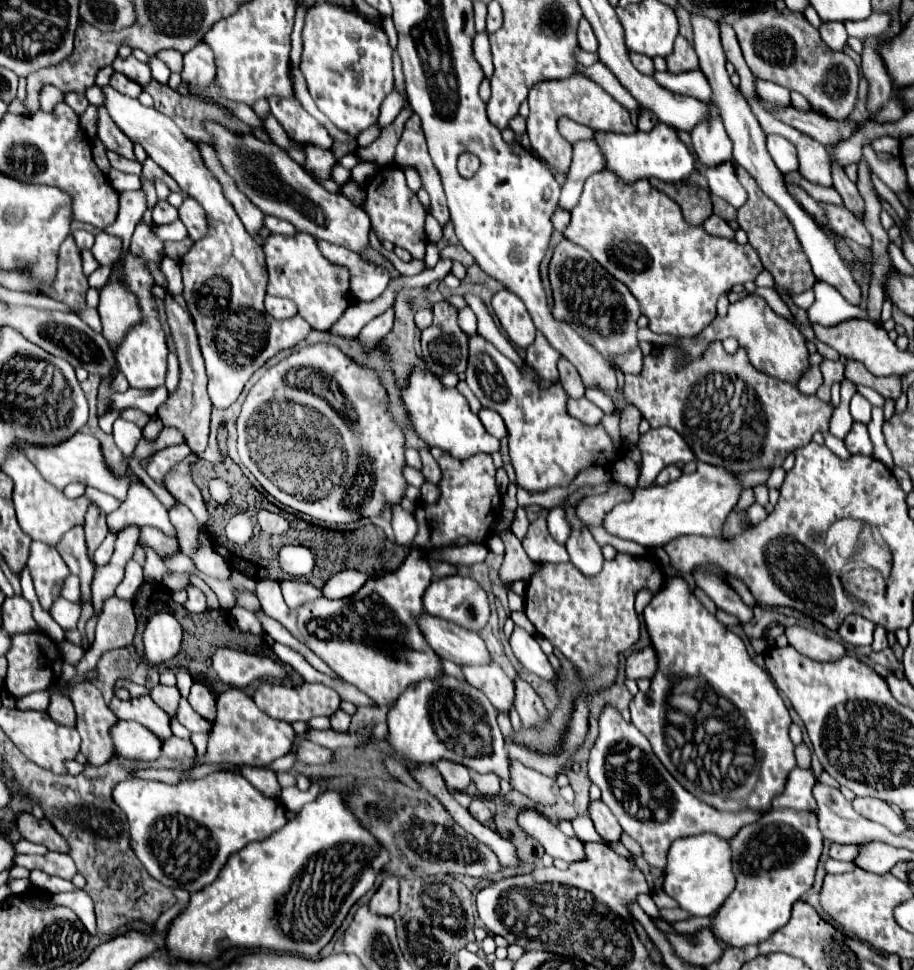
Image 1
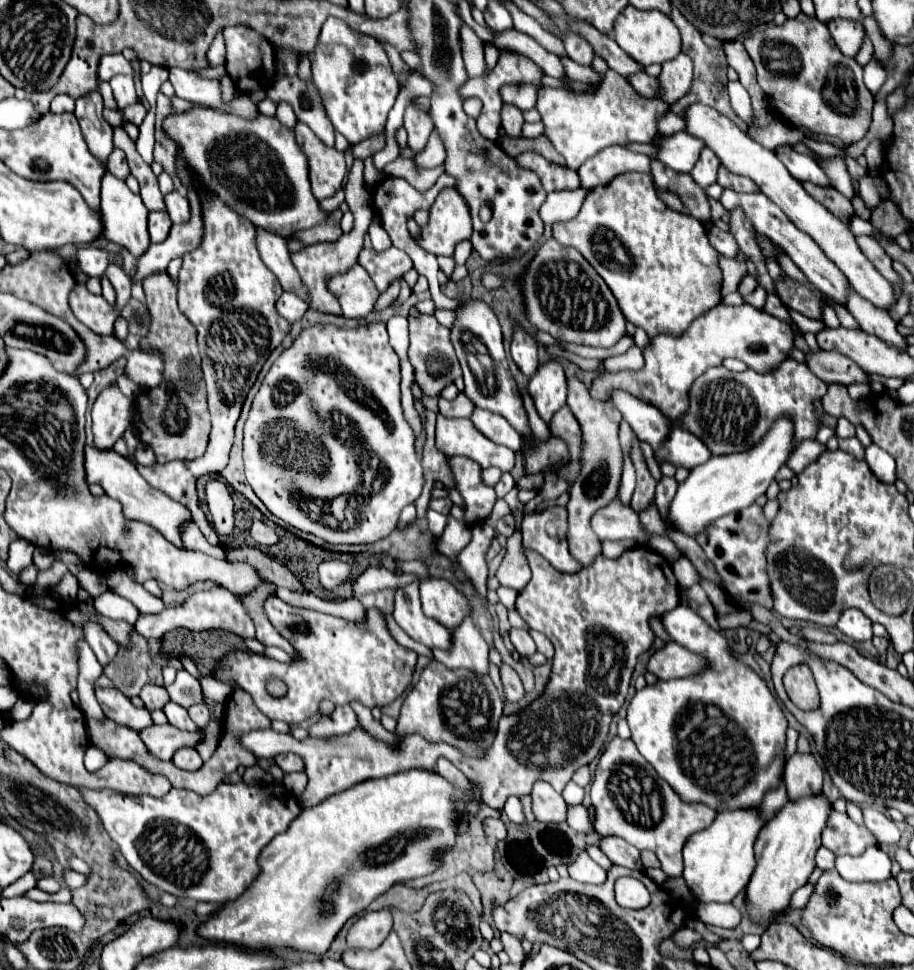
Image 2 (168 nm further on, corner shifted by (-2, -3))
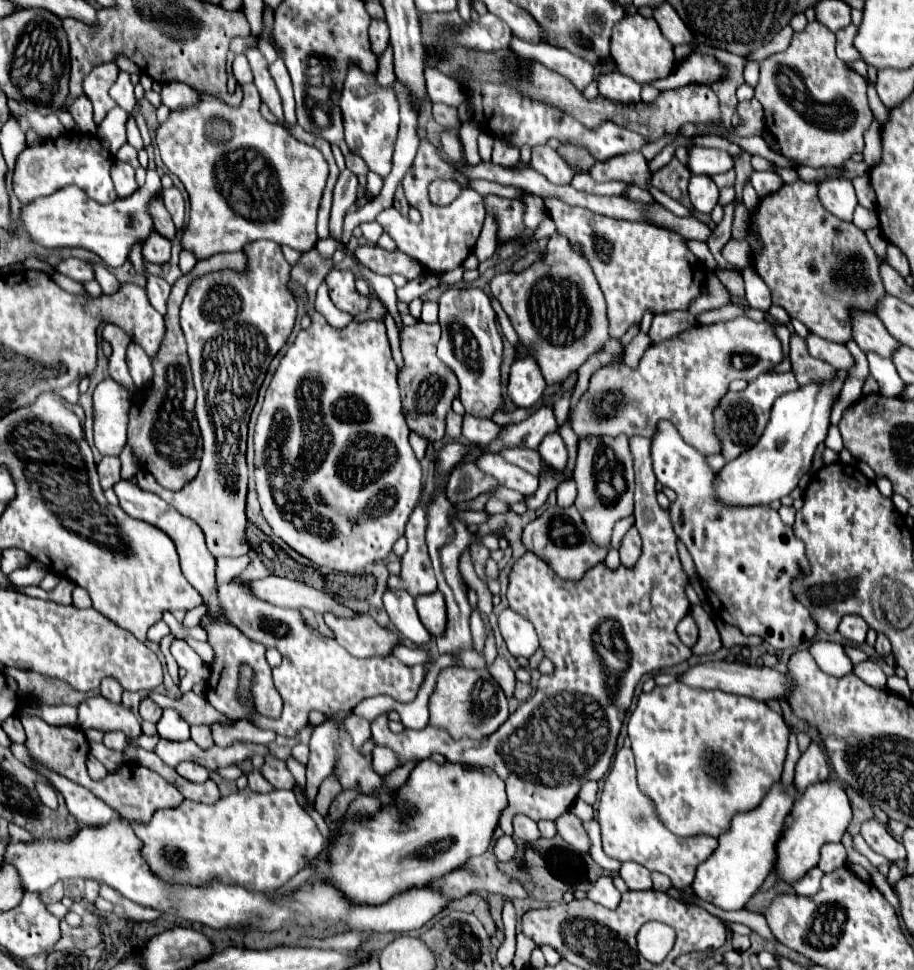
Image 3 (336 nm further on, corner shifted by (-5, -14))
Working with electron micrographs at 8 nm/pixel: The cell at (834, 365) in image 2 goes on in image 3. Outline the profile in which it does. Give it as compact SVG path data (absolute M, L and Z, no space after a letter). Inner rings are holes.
M798 334L790 336L790 362L792 362L792 372L800 386L810 382L826 382L836 372L828 362L812 358L806 350L806 342Z

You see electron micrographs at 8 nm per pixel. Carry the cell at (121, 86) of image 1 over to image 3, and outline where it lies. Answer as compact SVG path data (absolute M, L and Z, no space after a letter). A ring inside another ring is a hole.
M120 72L118 74L118 80L110 88L110 96L116 100L116 104L120 108L124 108L126 112L132 112L132 108L136 104L136 98L134 98L134 86L130 82L130 74L128 72Z

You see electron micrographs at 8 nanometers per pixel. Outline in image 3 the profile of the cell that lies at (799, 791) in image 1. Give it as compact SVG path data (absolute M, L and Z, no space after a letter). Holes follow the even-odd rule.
M812 742L796 764L794 784L796 784L798 792L802 792L802 790L806 790L806 786L826 780L828 772L830 772L830 764L828 764L826 752L822 750L822 746L818 742Z

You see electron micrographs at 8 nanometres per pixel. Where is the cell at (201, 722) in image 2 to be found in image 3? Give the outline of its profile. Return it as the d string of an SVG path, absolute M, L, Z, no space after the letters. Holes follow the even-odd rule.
M192 726L190 728L190 738L200 746L200 748L212 748L214 742L212 742L212 734L210 734L210 728L208 726Z

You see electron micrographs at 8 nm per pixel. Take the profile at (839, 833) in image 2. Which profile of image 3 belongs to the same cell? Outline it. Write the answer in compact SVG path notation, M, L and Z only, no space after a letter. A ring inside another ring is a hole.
M826 844L820 848L820 862L818 868L828 874L846 864L846 848L842 844Z

